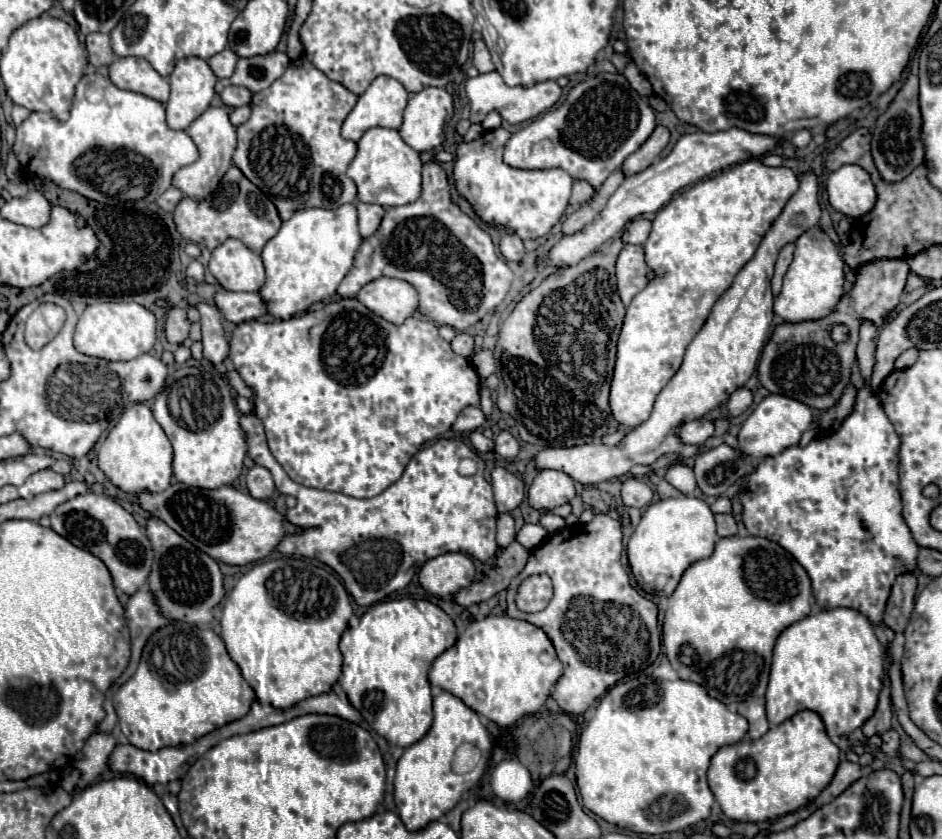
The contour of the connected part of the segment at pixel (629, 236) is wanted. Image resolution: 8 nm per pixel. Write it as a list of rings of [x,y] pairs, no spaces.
[[[638,217],[638,219],[634,219],[634,221],[624,229],[622,241],[624,241],[624,243],[630,243],[630,245],[644,245],[644,241],[646,241],[648,235],[650,235],[650,227],[652,227],[652,223],[650,223],[648,219]]]

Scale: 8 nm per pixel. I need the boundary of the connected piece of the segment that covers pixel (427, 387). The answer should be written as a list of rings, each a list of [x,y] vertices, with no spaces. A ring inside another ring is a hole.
[[[340,299],[334,303],[328,303],[326,307],[318,311],[308,311],[304,315],[296,315],[288,321],[246,321],[236,325],[232,339],[230,339],[230,355],[228,355],[240,373],[240,377],[246,381],[246,385],[256,393],[254,413],[260,417],[266,429],[268,445],[276,461],[282,465],[282,469],[288,473],[290,479],[294,479],[300,485],[314,487],[314,489],[326,489],[326,491],[340,491],[352,497],[376,497],[386,487],[390,487],[394,481],[398,481],[404,473],[406,463],[412,459],[412,455],[430,439],[446,433],[462,409],[474,405],[480,405],[480,377],[472,365],[472,383],[470,383],[470,359],[456,355],[450,349],[450,343],[444,341],[438,335],[438,325],[424,317],[408,317],[402,325],[392,325],[384,321],[382,317],[374,315],[370,309],[366,309],[358,299]]]

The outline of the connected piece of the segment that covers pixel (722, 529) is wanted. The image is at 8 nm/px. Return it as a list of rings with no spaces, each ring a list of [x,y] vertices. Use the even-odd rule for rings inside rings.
[[[716,515],[716,529],[720,537],[736,535],[736,521],[732,515]]]

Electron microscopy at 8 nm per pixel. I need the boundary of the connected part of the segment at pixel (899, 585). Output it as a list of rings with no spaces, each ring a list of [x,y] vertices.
[[[914,571],[900,573],[896,577],[896,583],[892,587],[886,613],[884,613],[884,623],[894,631],[902,633],[908,625],[910,613],[914,609],[914,595],[916,595],[916,575]]]

